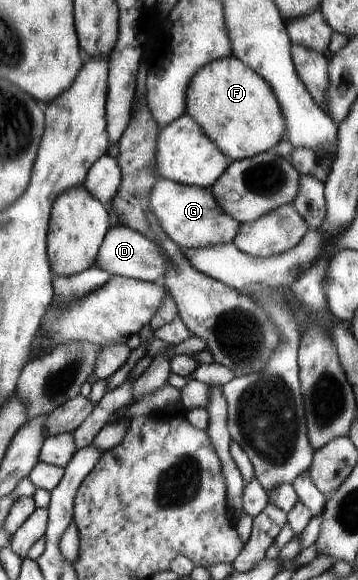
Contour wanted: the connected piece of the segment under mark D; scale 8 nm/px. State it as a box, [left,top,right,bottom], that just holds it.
[94,225,169,282]

